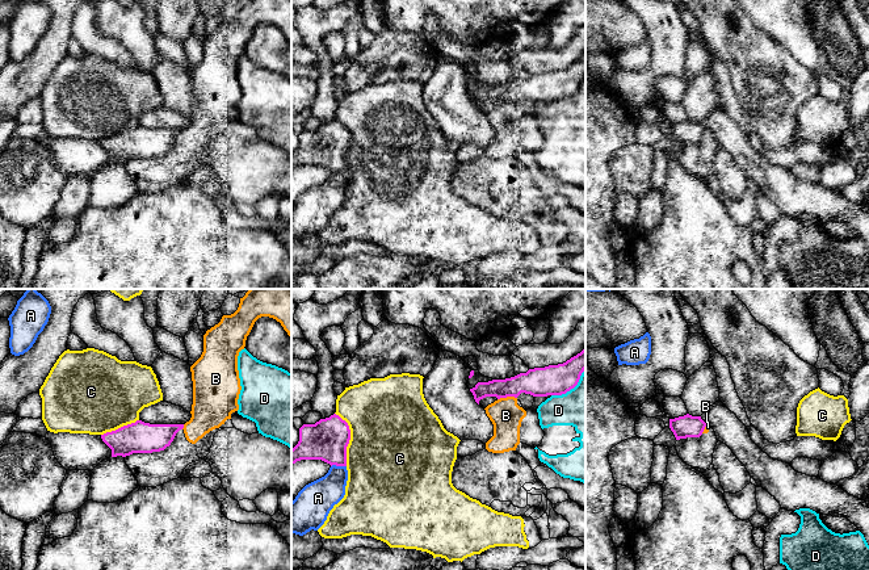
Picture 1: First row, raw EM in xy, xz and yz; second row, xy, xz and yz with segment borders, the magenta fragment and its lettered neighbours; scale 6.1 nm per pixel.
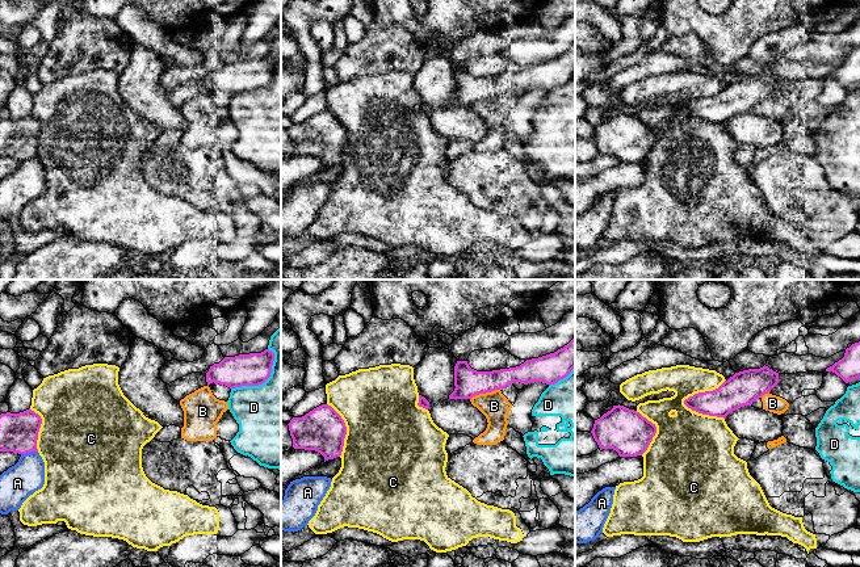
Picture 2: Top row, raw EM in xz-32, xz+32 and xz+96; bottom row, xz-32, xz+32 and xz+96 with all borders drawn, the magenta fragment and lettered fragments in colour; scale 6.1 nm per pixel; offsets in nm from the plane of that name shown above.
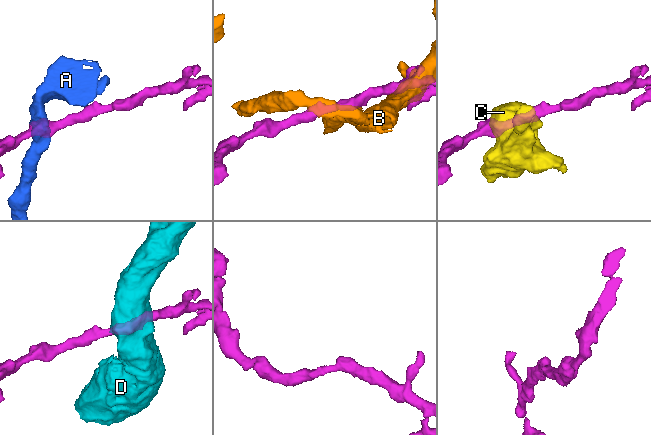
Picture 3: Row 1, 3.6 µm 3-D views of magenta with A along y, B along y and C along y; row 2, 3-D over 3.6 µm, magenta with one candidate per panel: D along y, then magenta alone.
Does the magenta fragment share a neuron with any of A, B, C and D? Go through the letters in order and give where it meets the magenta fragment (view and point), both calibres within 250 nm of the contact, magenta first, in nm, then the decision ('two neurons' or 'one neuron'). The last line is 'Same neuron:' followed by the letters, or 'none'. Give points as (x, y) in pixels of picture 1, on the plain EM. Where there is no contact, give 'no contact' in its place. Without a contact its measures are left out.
A: xz (338, 171) | 260/220 nm | two neurons
B: xz (507, 101) | 180/190 nm | two neurons
C: xz (349, 145) | 260/500 nm | two neurons
D: xz (571, 93) | 190/280 nm | two neurons
Same neuron: none

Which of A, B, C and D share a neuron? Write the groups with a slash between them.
A / B / C / D

